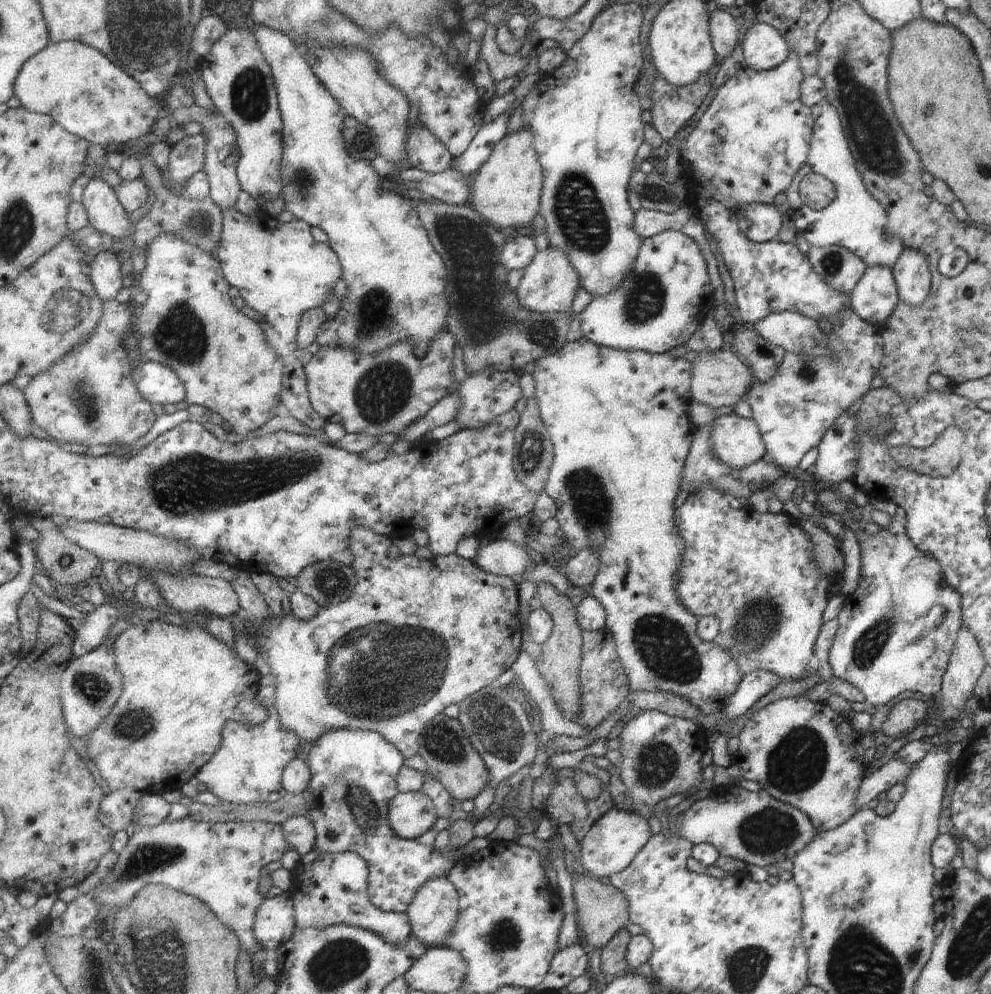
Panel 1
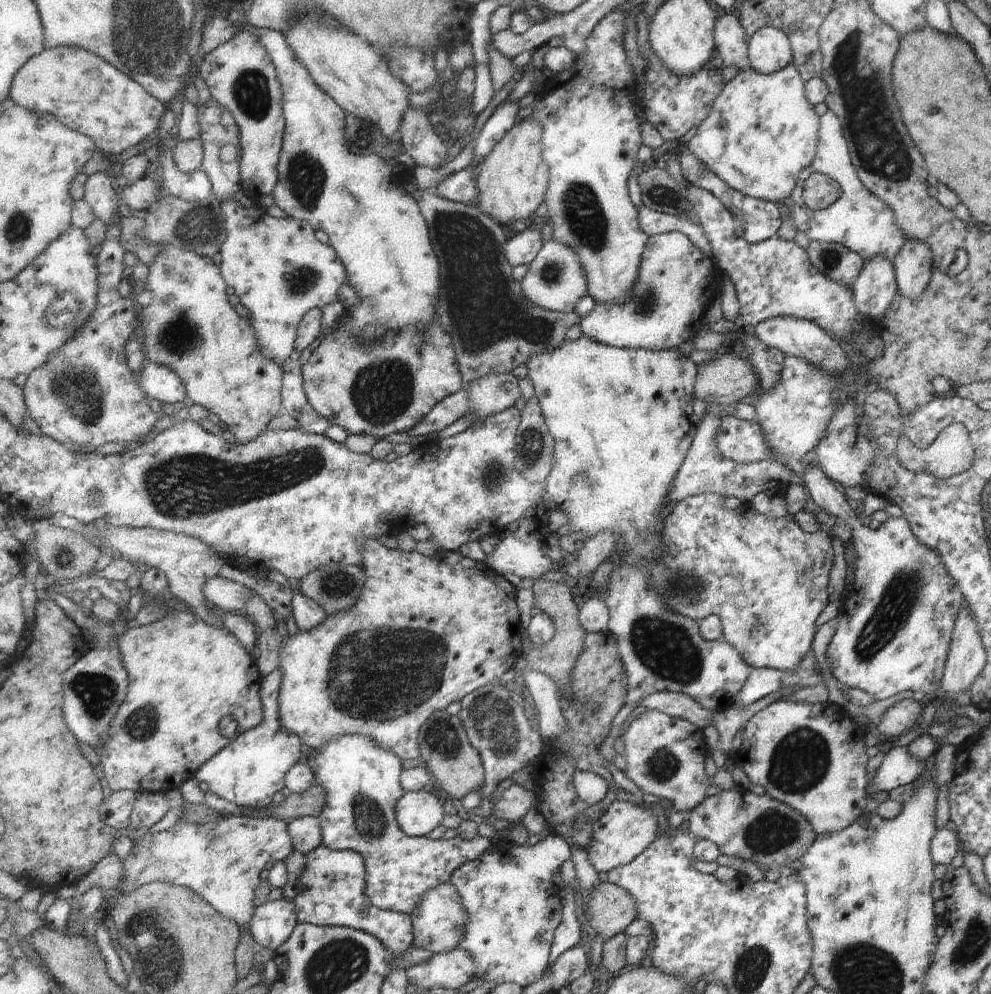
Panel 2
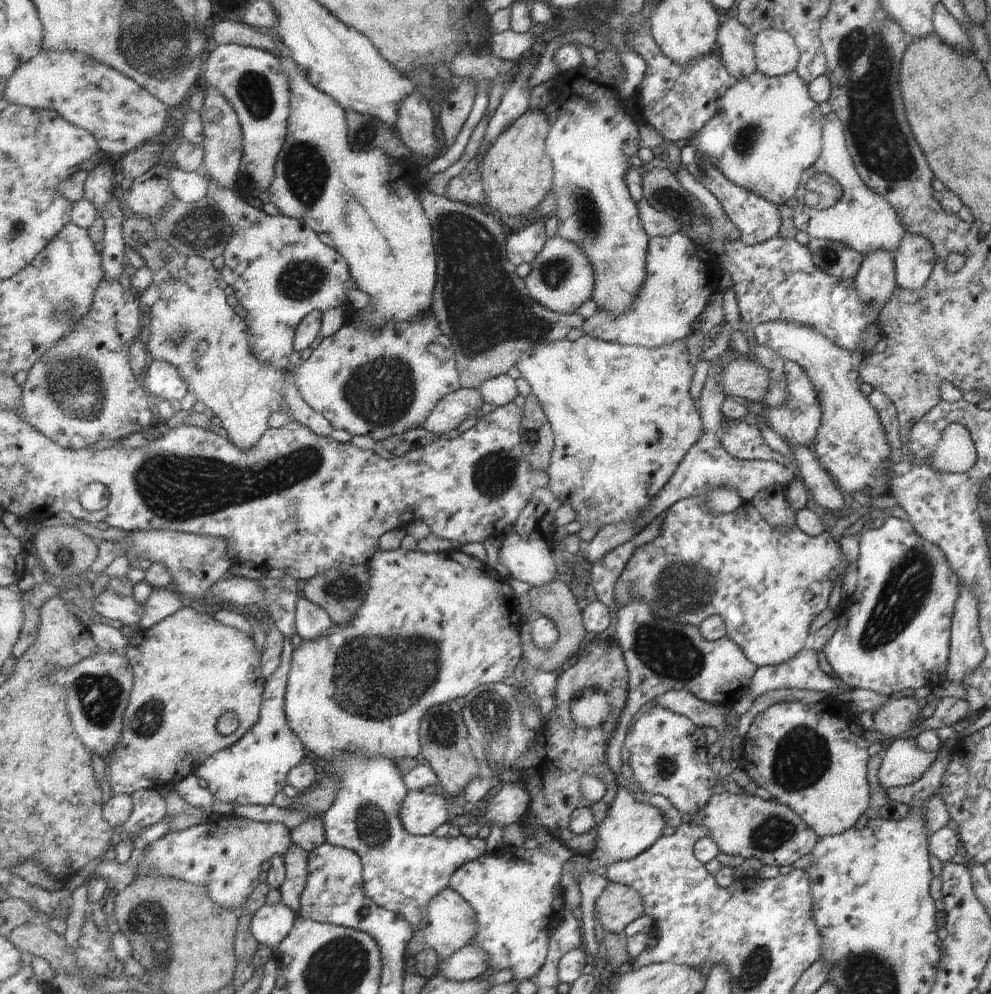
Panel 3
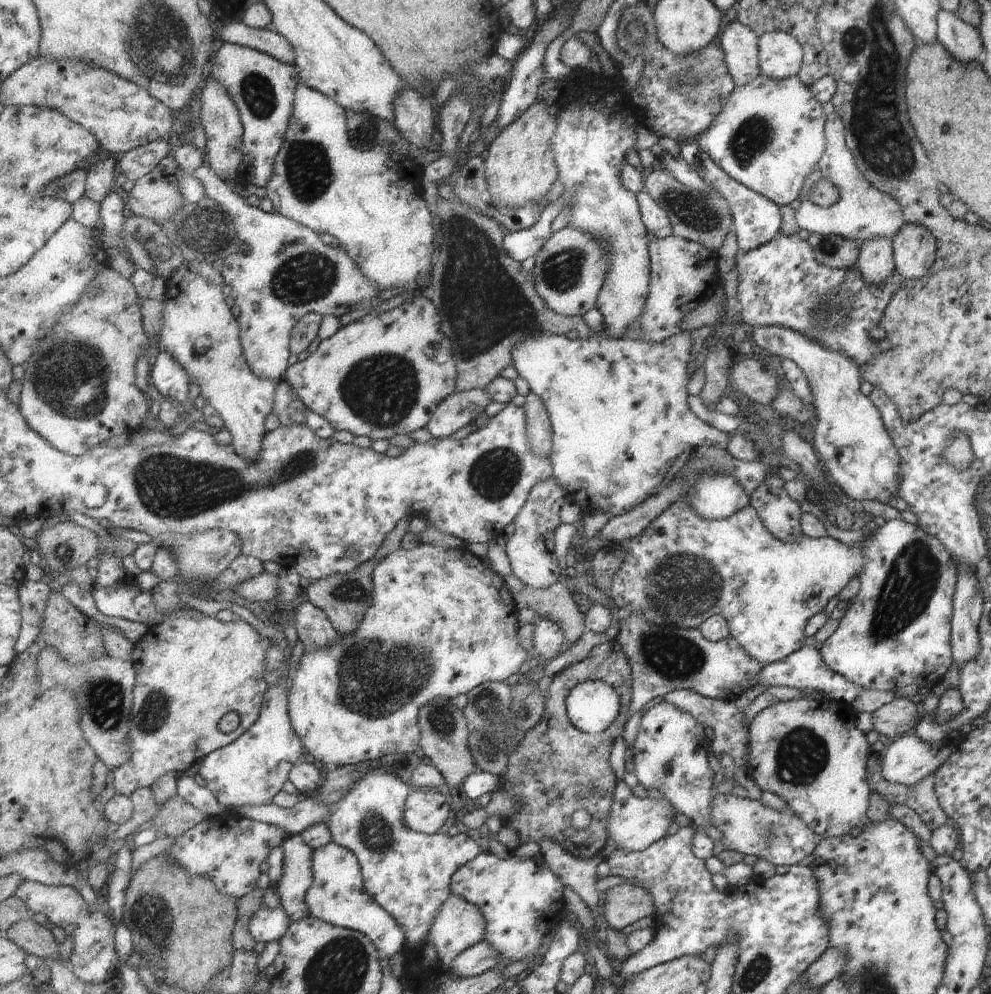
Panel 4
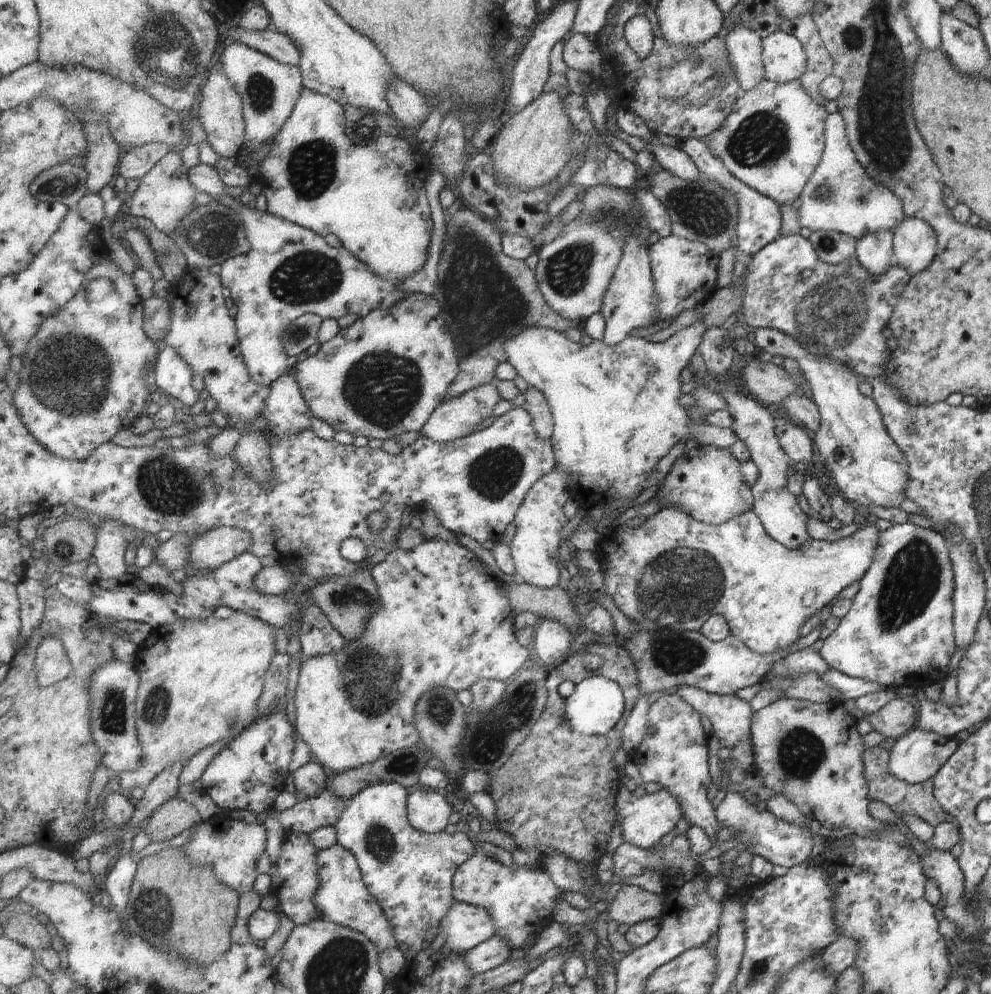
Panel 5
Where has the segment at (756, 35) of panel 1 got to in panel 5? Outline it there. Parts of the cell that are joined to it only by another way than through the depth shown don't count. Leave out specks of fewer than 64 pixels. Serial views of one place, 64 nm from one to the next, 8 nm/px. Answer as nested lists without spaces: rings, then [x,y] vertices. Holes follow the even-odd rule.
[[[783,31],[764,35],[761,56],[765,79],[776,83],[798,80],[807,66],[807,58],[799,41]]]

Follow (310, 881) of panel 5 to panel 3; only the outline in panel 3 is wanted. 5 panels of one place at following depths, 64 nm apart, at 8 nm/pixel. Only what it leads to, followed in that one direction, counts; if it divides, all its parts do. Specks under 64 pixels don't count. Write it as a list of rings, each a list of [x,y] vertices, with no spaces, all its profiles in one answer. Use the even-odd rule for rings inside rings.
[[[292,843],[284,857],[286,880],[280,890],[282,901],[297,914],[302,911],[301,898],[309,880],[309,858],[307,850]]]

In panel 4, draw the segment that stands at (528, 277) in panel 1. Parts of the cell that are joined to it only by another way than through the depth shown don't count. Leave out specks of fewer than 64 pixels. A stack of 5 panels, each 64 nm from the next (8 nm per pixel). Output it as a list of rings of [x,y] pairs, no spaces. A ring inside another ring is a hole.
[[[567,226],[553,234],[537,254],[531,274],[536,292],[554,312],[565,317],[583,317],[597,307],[607,271],[610,271],[610,257],[602,252],[602,241],[595,241],[594,237]]]

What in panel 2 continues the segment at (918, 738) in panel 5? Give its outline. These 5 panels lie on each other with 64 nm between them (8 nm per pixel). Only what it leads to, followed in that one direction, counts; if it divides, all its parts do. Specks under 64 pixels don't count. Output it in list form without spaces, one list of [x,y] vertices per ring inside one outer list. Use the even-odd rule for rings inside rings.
[[[884,744],[884,752],[883,761],[879,764],[876,773],[867,779],[867,796],[913,784],[923,773],[924,761],[913,759],[906,752],[905,747]]]

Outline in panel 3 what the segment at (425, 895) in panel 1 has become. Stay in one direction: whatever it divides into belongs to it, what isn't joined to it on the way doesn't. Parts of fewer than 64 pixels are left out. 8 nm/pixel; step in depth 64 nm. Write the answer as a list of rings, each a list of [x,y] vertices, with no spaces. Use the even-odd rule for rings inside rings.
[[[450,886],[435,896],[430,904],[429,915],[426,916],[426,926],[421,932],[415,933],[412,942],[408,945],[409,955],[414,957],[419,952],[433,950],[445,960],[455,955],[460,949],[472,944],[474,937],[478,935],[478,916],[475,910],[461,897],[459,892]]]

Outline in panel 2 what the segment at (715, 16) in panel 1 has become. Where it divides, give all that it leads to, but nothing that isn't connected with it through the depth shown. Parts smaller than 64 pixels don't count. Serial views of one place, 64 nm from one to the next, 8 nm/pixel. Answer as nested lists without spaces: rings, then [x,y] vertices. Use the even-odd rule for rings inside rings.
[[[721,13],[714,24],[713,34],[719,66],[732,66],[738,70],[749,67],[746,58],[747,36],[737,18]]]

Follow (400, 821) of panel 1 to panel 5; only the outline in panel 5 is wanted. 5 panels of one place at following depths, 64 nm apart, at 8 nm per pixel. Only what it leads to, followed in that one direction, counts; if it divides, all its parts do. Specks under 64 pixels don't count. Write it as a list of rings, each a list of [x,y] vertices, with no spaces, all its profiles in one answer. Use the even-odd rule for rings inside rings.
[[[425,787],[414,788],[408,796],[410,822],[421,832],[440,833],[451,818],[451,805],[445,796]]]

